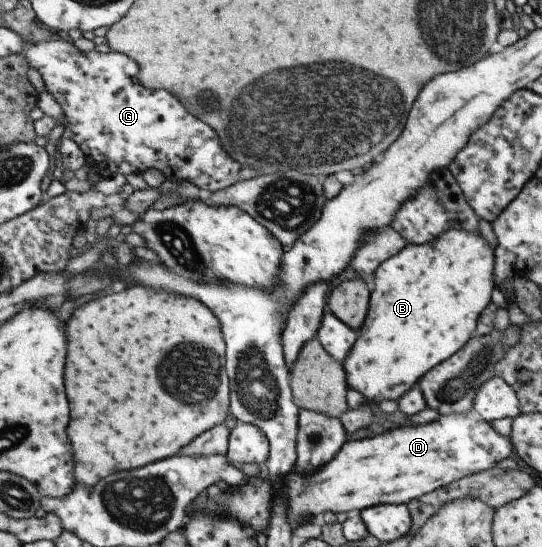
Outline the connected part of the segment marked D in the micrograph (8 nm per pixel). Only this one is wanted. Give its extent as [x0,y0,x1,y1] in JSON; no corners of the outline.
[281,414,515,529]

